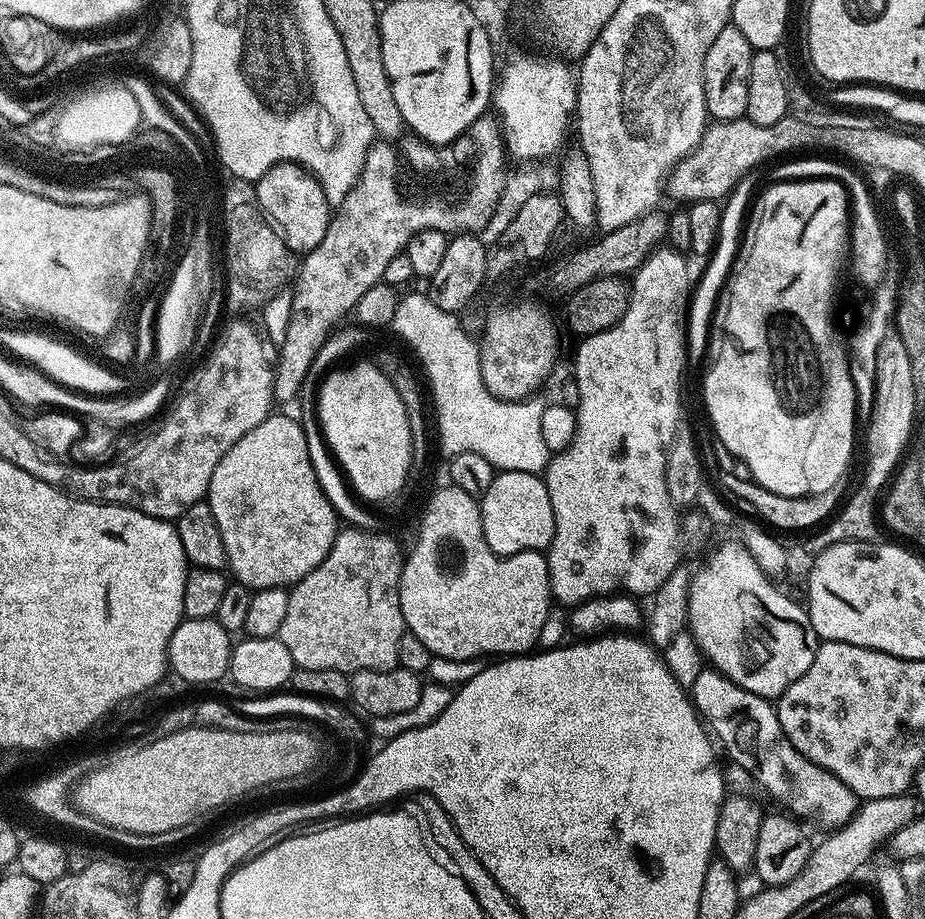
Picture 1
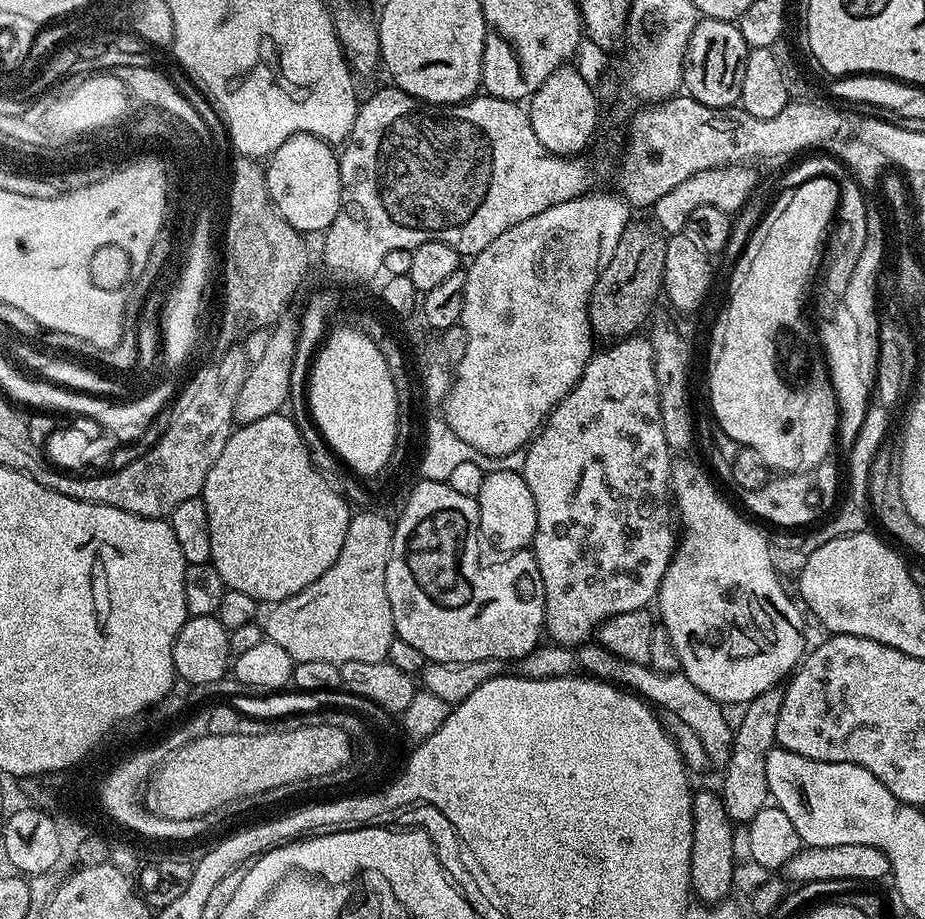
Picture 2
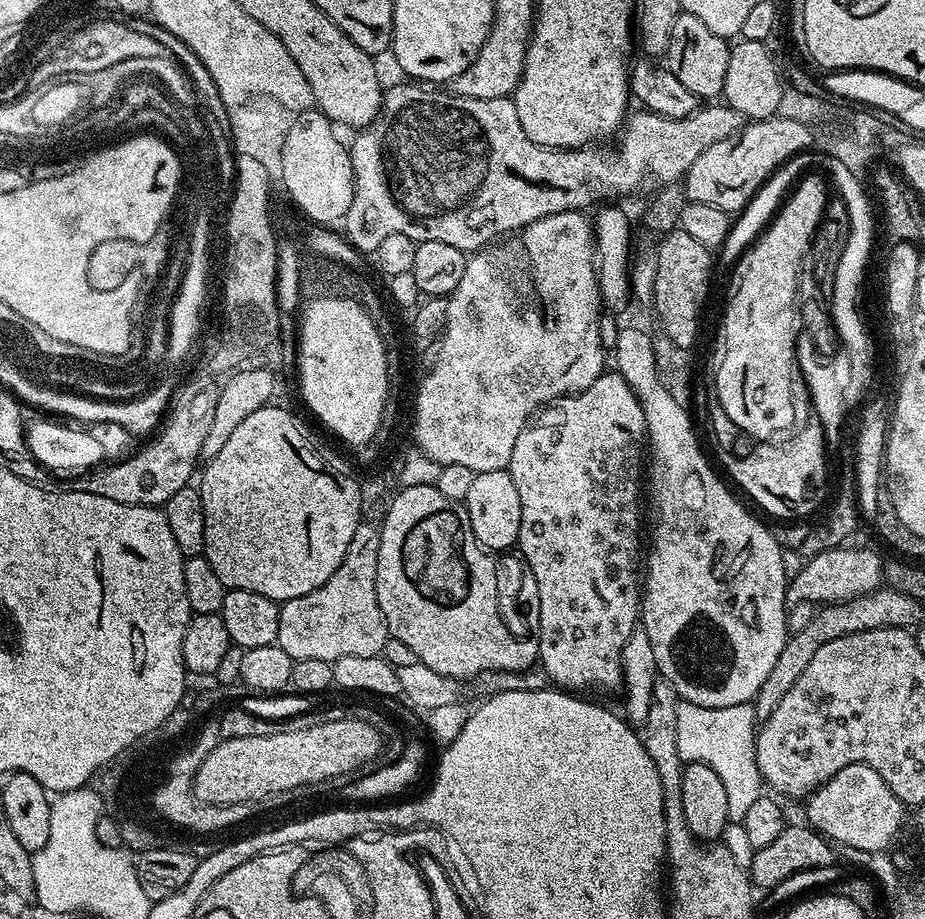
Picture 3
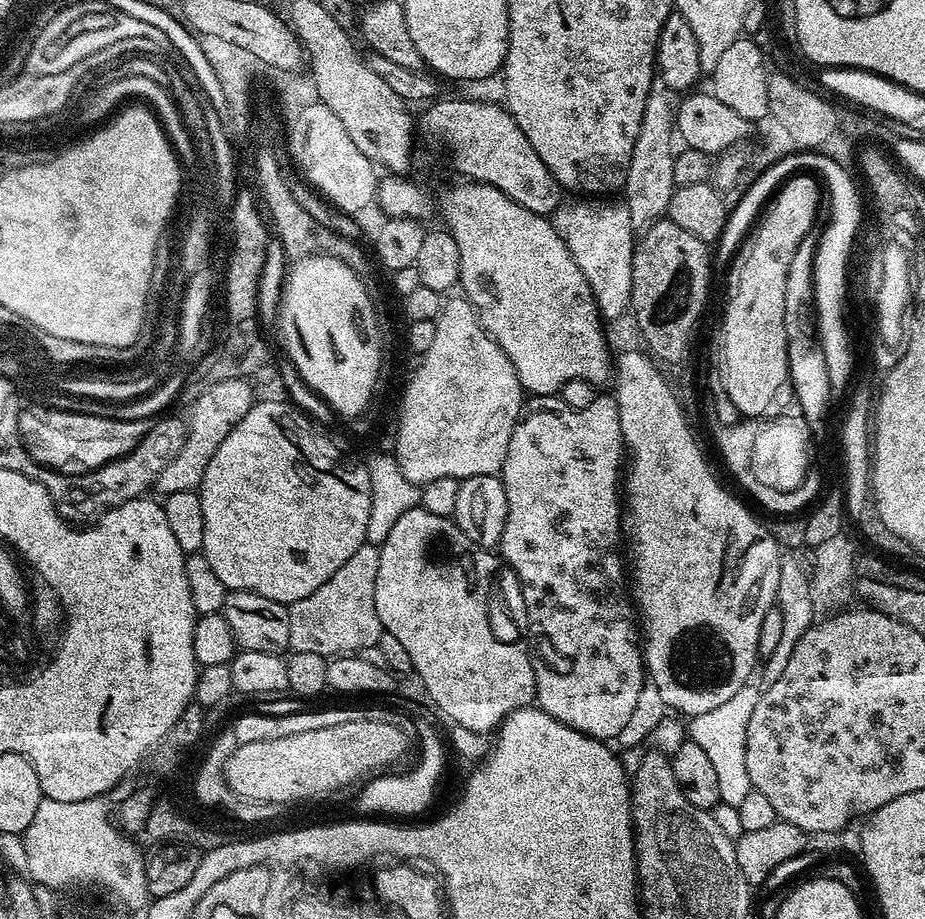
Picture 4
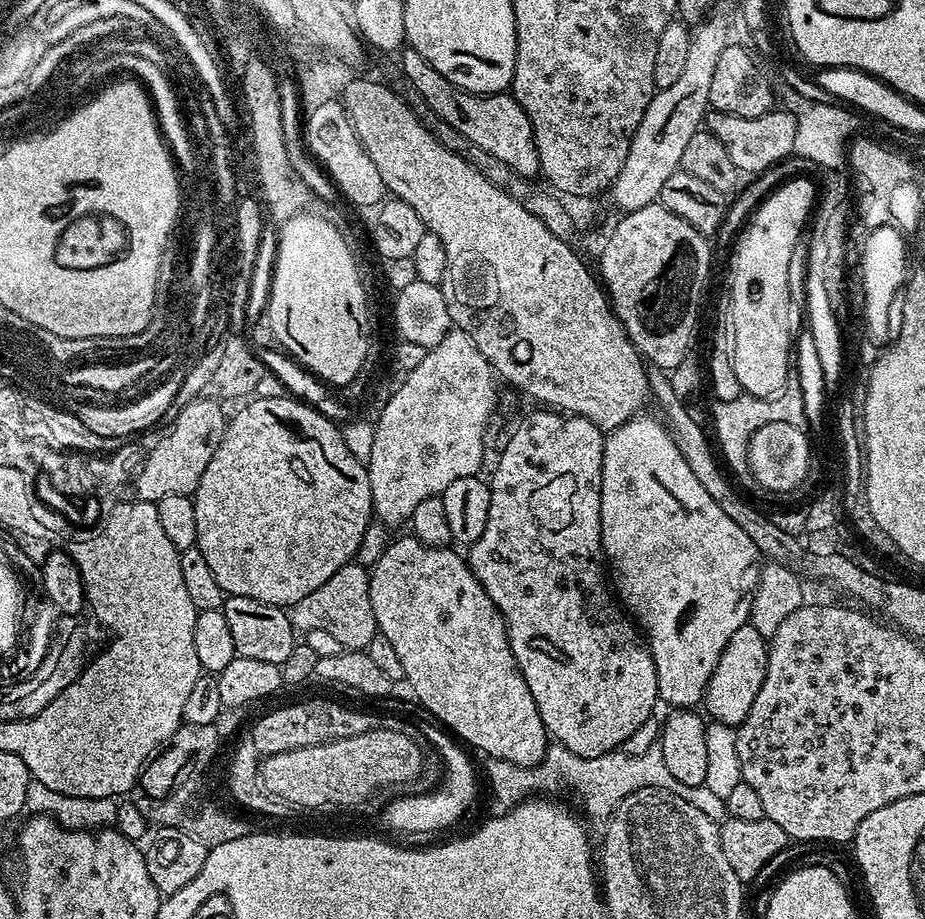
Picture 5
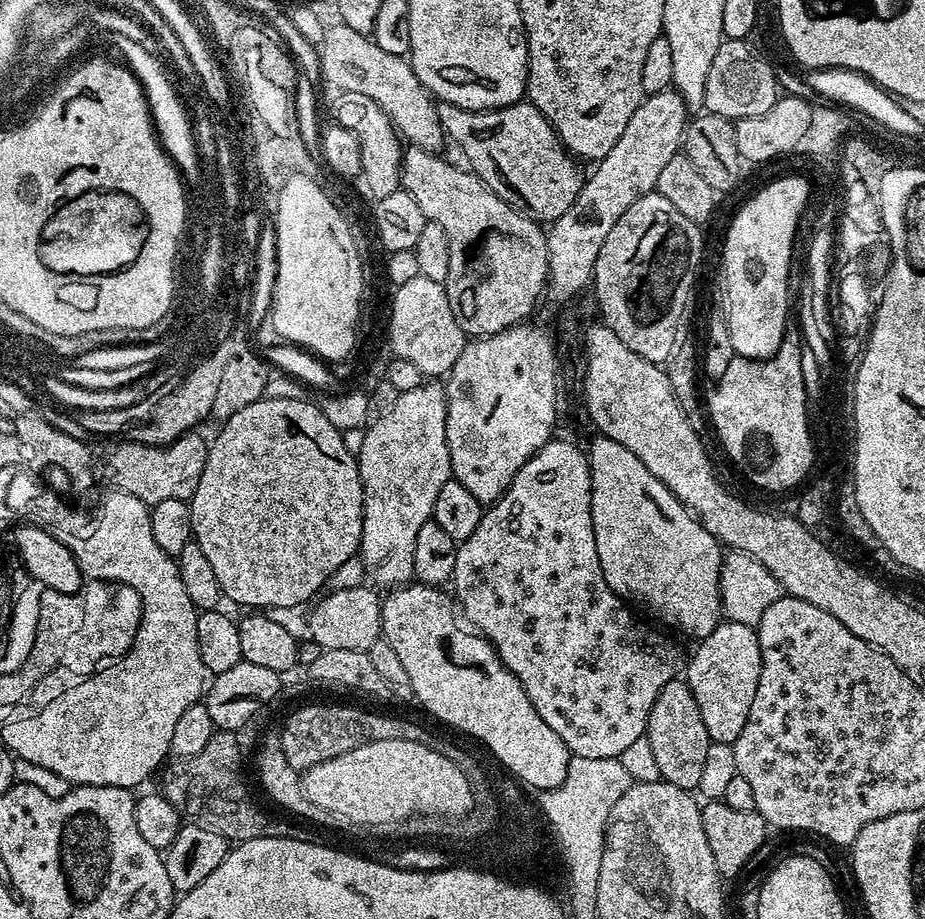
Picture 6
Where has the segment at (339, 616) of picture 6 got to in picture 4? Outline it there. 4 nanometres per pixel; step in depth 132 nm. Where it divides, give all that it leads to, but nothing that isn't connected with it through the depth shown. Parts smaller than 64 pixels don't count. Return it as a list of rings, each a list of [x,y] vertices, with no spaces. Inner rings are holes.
[[[365,542],[331,578],[326,578],[314,594],[306,594],[288,608],[290,618],[289,649],[292,652],[322,654],[335,658],[345,654],[357,654],[367,647],[379,645],[380,619],[374,606],[374,590],[378,578],[380,549]]]

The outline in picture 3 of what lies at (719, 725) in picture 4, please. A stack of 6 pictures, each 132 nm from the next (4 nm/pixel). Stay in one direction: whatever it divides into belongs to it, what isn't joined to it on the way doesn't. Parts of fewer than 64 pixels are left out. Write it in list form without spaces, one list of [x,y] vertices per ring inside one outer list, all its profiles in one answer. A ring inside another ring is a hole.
[[[694,702],[678,703],[678,754],[684,764],[702,762],[718,774],[726,789],[726,814],[729,821],[743,824],[750,805],[765,791],[766,785],[756,761],[756,705],[698,706]]]

